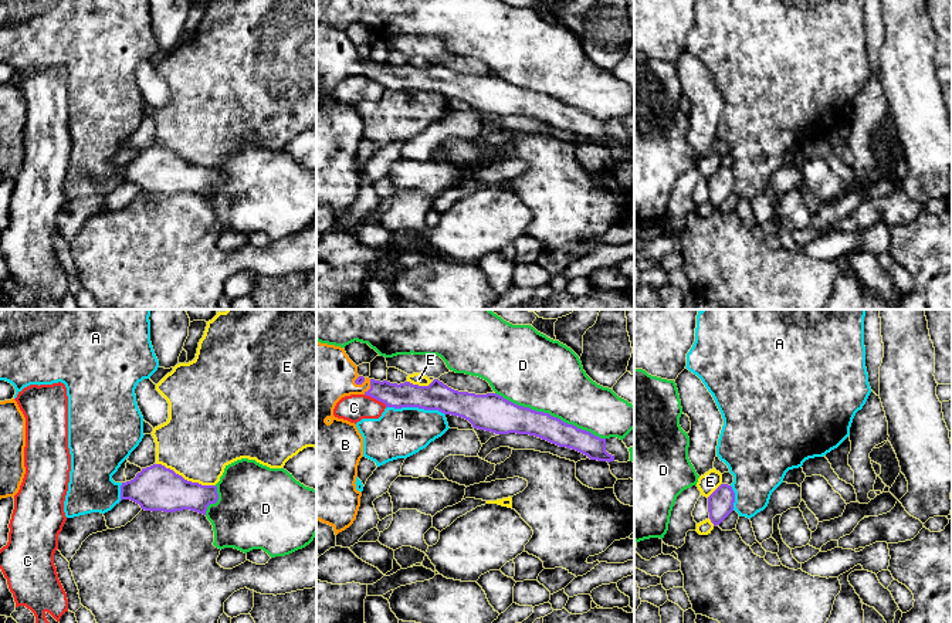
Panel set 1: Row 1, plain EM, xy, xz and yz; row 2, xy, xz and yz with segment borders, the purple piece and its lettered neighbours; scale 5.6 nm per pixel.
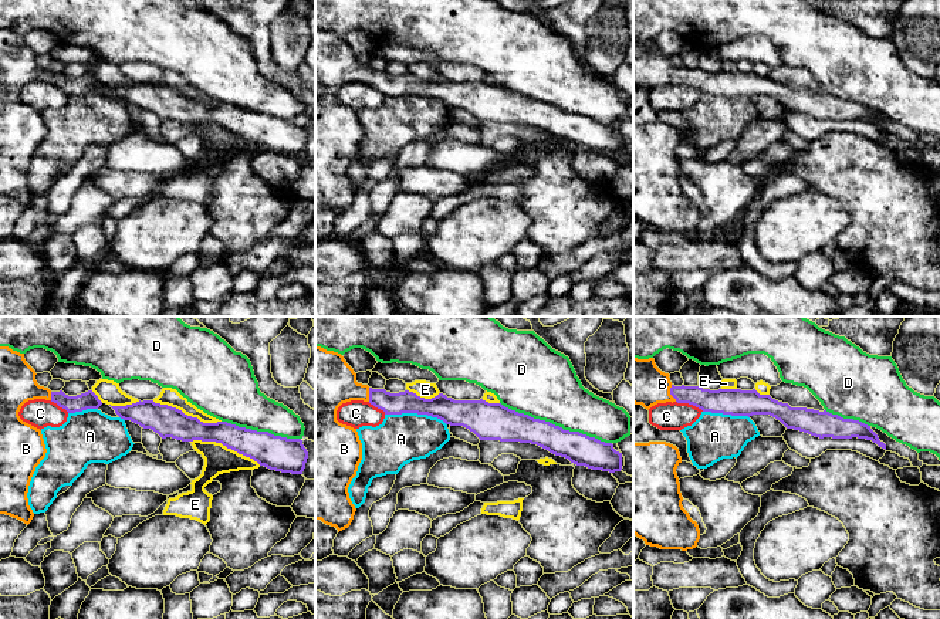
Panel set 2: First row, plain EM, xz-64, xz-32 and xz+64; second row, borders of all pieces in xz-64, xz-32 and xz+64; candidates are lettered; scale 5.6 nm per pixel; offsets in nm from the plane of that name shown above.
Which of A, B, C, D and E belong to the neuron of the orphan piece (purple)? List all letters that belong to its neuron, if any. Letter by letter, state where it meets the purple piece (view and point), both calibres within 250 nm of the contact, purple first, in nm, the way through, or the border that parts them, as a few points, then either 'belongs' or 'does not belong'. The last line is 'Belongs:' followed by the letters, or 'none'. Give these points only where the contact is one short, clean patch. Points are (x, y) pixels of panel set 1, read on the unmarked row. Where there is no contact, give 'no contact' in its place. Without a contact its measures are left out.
A: contact xz (416, 88); calibres 160 and 280 nm; does not belong
B: contact xz (371, 68); calibres 140 and 300 nm; way xz (406, 77), (392, 77), (371, 68), (353, 67), (328, 57); belongs
C: contact xz (376, 81); calibres 140 and 150 nm; border xz (365, 75), (386, 88); does not belong
D: contact xz (549, 97); calibres 180 and 420 nm; does not belong
E: contact xy (186, 162); calibres 260 and 420 nm; does not belong
Belongs: B

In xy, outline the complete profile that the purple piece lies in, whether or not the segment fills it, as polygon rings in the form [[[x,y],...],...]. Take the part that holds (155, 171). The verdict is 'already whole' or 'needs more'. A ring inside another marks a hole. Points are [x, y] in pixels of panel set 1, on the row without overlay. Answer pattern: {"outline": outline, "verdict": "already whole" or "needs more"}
{"outline": [[[153,146],[142,150],[133,162],[122,165],[121,183],[122,182],[131,182],[139,186],[142,192],[152,194],[176,194],[190,192],[206,197],[207,189],[217,184],[218,176],[216,167],[201,167],[199,165],[187,163],[173,152],[166,150],[162,146]]], "verdict": "already whole"}

